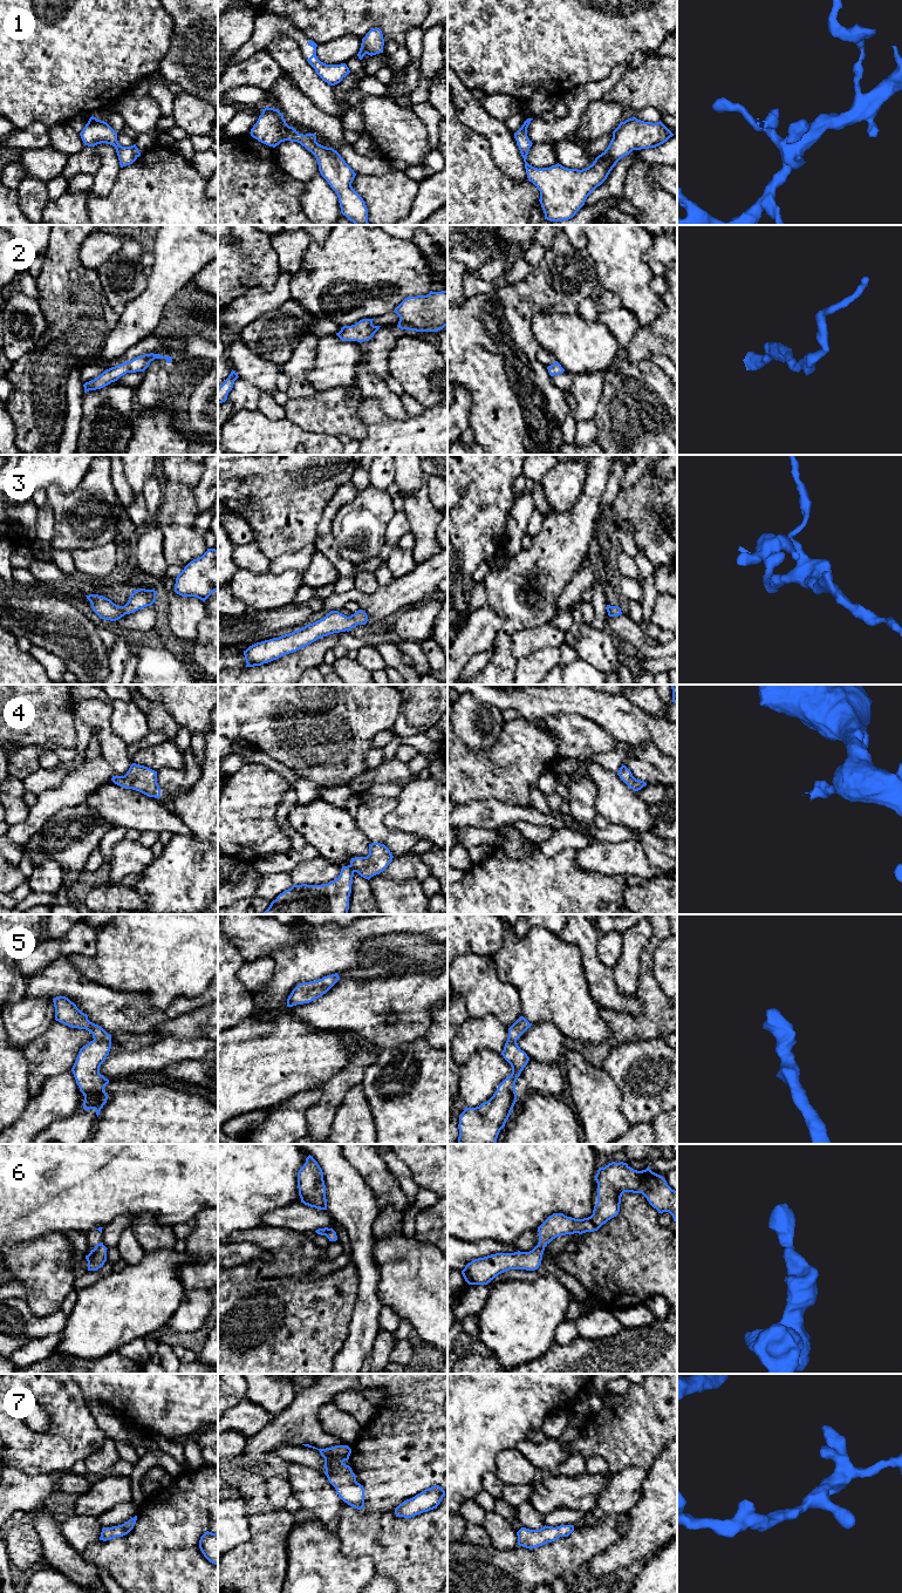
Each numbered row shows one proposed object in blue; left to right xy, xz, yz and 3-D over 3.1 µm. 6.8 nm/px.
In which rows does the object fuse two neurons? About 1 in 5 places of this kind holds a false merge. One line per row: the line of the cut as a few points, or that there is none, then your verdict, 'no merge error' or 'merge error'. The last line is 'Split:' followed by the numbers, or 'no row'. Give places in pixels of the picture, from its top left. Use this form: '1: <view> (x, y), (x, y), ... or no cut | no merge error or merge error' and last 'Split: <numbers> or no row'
1: no cut | no merge error
2: no cut | no merge error
3: no cut | no merge error
4: no cut | no merge error
5: no cut | no merge error
6: no cut | no merge error
7: no cut | no merge error
Split: no row

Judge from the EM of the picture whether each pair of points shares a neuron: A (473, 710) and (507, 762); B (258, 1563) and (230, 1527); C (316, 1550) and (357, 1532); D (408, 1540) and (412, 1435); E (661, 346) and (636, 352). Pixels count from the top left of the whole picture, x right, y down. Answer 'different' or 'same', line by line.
A: different
B: different
C: different
D: same
E: same

